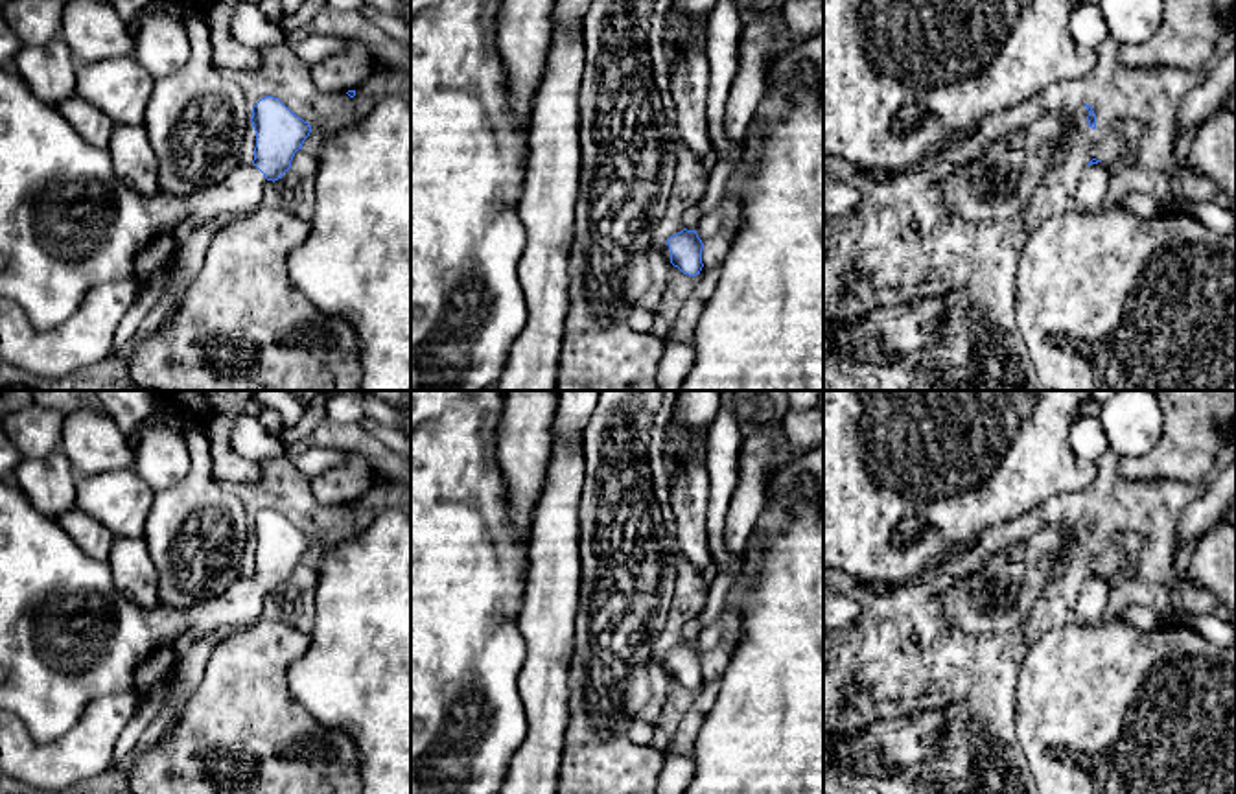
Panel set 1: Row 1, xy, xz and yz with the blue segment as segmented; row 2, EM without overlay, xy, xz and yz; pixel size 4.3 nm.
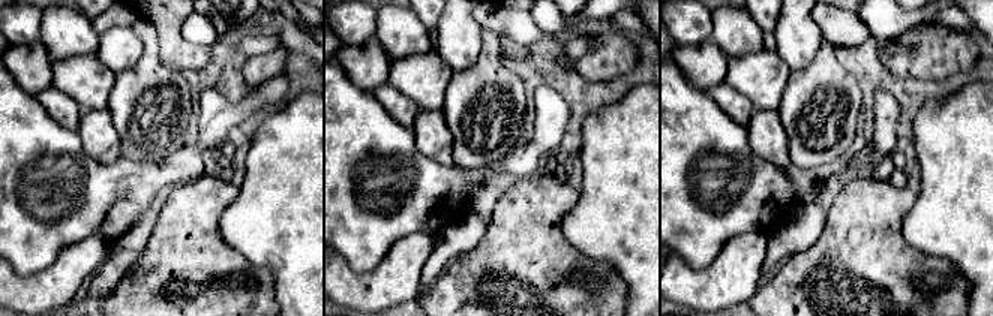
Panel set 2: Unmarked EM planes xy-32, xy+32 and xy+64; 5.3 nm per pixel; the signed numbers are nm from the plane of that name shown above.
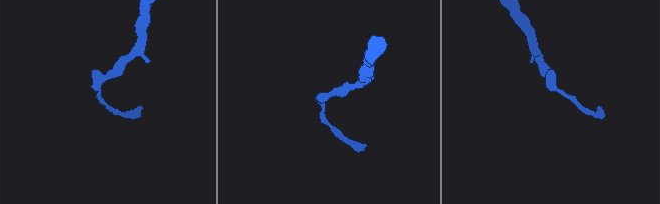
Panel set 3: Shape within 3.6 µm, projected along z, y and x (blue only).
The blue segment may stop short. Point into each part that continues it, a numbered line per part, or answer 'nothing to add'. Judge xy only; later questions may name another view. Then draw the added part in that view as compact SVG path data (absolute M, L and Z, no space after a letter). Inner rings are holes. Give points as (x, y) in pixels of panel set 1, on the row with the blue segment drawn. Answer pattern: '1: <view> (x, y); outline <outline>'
1: xy (67, 223); outline M0 68L0 298L13 300L35 330L68 321L92 287L114 280L144 284L179 260L181 247L206 221L258 210L267 203L267 179L254 164L241 164L214 186L190 195L157 190L151 195L122 184L107 149L87 144L57 107L35 98L22 76Z

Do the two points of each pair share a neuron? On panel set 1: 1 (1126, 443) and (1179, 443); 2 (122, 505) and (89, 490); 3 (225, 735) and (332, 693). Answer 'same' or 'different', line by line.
1: different
2: same
3: different

